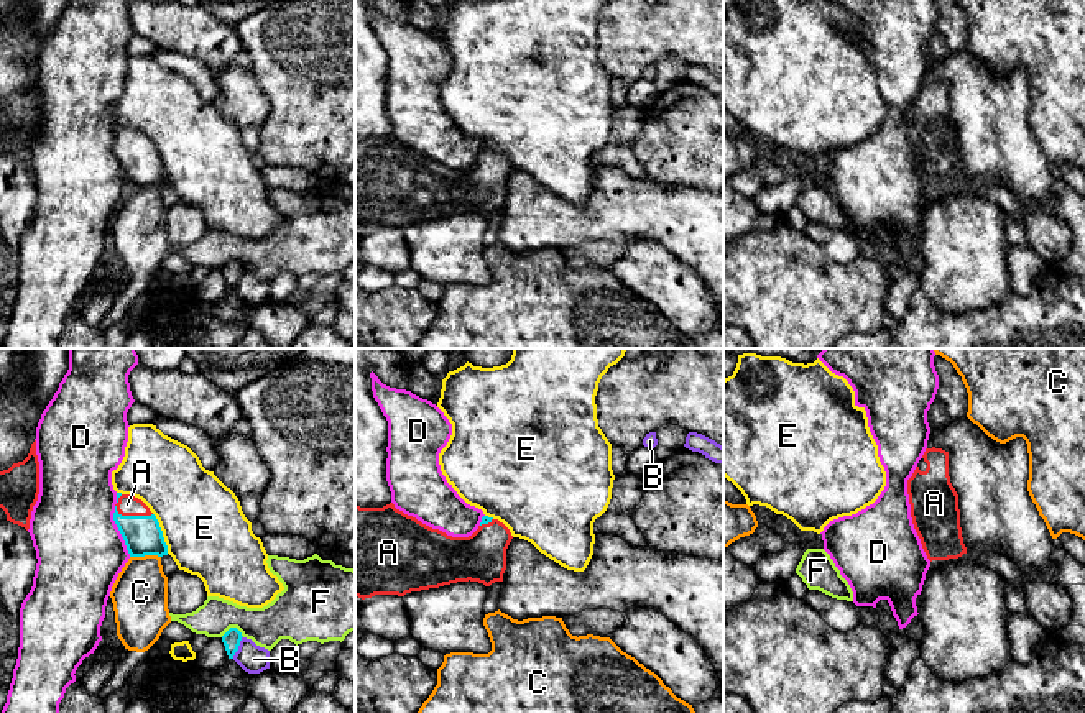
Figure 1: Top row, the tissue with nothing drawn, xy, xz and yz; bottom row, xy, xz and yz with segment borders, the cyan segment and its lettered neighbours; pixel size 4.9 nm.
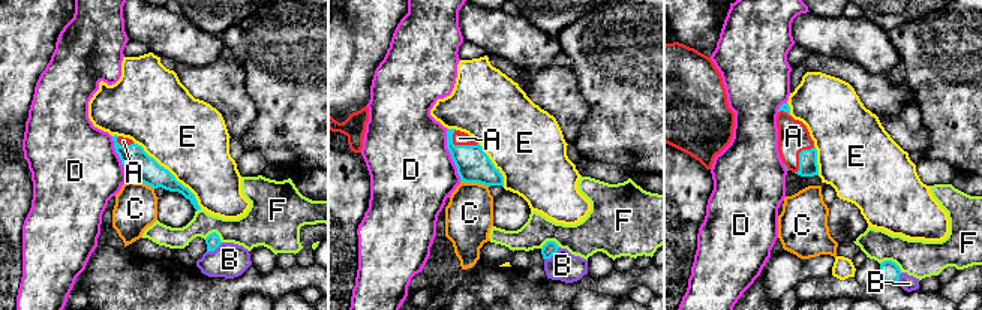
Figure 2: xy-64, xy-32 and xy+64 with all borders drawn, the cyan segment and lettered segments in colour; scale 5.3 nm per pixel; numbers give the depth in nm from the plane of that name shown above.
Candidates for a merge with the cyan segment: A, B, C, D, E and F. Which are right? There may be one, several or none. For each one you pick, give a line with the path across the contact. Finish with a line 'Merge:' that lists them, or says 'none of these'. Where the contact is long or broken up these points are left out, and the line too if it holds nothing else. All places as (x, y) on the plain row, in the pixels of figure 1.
A: Path across: xy (142, 166), (140, 160), (129, 148), (127, 137)
Merge: A

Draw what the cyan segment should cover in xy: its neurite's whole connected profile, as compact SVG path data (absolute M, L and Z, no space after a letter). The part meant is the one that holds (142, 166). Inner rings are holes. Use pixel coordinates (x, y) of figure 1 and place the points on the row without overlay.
M117 125L113 153L130 189L168 187L168 177L159 154L141 131Z

